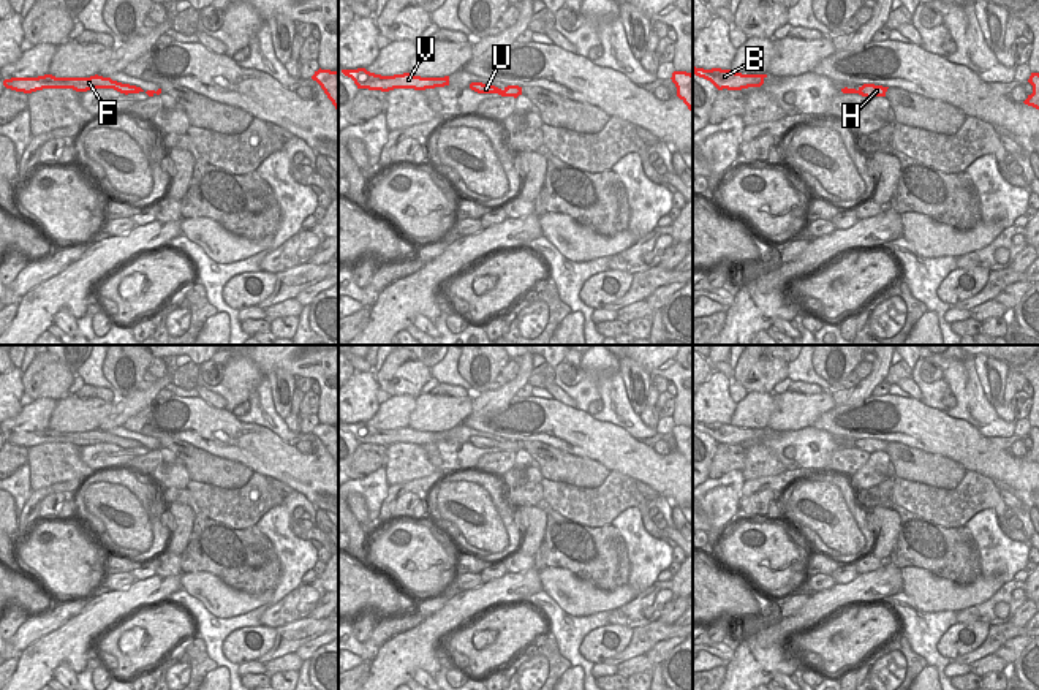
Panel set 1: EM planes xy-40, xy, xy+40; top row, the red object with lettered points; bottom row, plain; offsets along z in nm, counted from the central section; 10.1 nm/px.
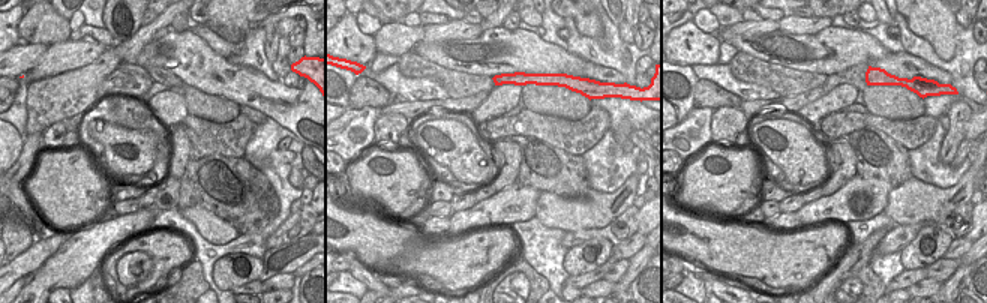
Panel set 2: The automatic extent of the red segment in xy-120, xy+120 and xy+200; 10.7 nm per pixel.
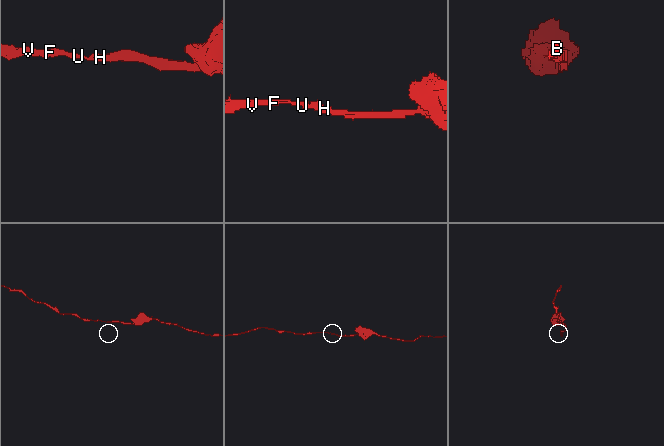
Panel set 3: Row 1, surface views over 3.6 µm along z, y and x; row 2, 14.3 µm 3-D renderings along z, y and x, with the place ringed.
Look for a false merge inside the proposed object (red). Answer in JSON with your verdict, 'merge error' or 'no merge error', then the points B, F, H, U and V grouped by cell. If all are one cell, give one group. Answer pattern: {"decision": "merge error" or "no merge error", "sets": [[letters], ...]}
{"decision": "no merge error", "sets": [["B", "F", "H", "U", "V"]]}

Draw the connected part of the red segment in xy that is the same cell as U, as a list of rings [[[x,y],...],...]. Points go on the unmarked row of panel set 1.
[[[471,437],[470,443],[478,446],[478,448],[498,448],[501,451],[514,451],[514,453],[522,449],[522,442],[519,442],[519,440],[508,440],[501,445],[495,440],[487,440],[487,438],[482,438],[482,437]]]

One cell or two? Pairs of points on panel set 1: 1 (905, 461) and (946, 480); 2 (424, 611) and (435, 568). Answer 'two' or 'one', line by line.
1: one
2: two

